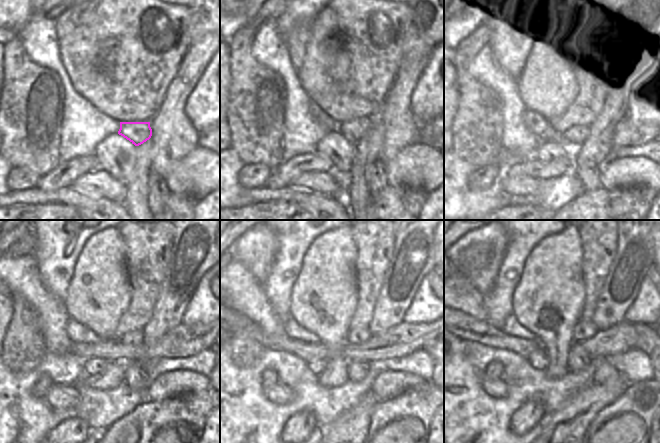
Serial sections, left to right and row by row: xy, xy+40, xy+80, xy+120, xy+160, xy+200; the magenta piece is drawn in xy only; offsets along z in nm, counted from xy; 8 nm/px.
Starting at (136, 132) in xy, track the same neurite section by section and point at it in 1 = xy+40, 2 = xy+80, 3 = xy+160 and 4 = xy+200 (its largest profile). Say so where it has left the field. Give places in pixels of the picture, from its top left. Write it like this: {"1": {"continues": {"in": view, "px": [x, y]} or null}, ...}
{"1": {"continues": {"in": "xy+40", "px": [353, 130]}}, "2": {"continues": {"in": "xy+80", "px": [575, 125]}}, "3": {"continues": {"in": "xy+160", "px": [356, 335]}}, "4": {"continues": {"in": "xy+200", "px": [584, 330]}}}

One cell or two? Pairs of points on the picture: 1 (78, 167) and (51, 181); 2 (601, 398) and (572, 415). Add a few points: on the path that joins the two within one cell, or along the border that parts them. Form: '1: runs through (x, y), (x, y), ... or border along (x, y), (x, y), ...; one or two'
1: runs through (71, 169), (58, 178); one
2: runs through (594, 398), (579, 410); one

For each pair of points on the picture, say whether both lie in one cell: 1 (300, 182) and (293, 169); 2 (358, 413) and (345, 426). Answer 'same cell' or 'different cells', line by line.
1: different cells
2: same cell

